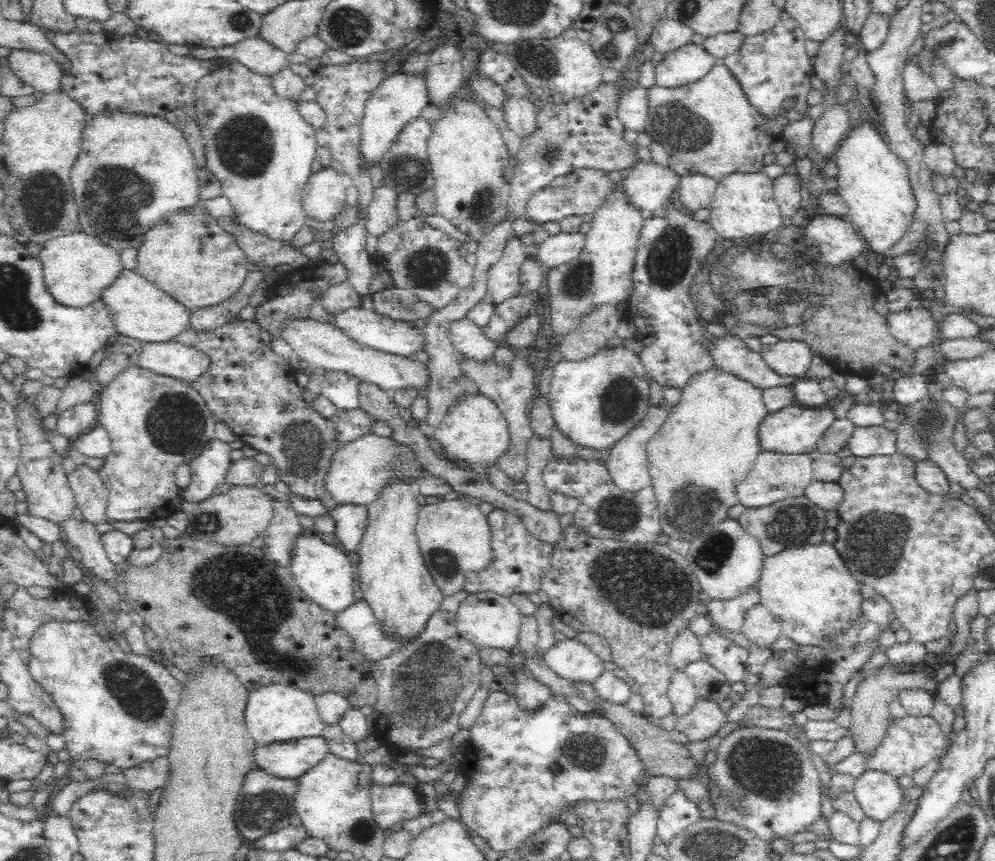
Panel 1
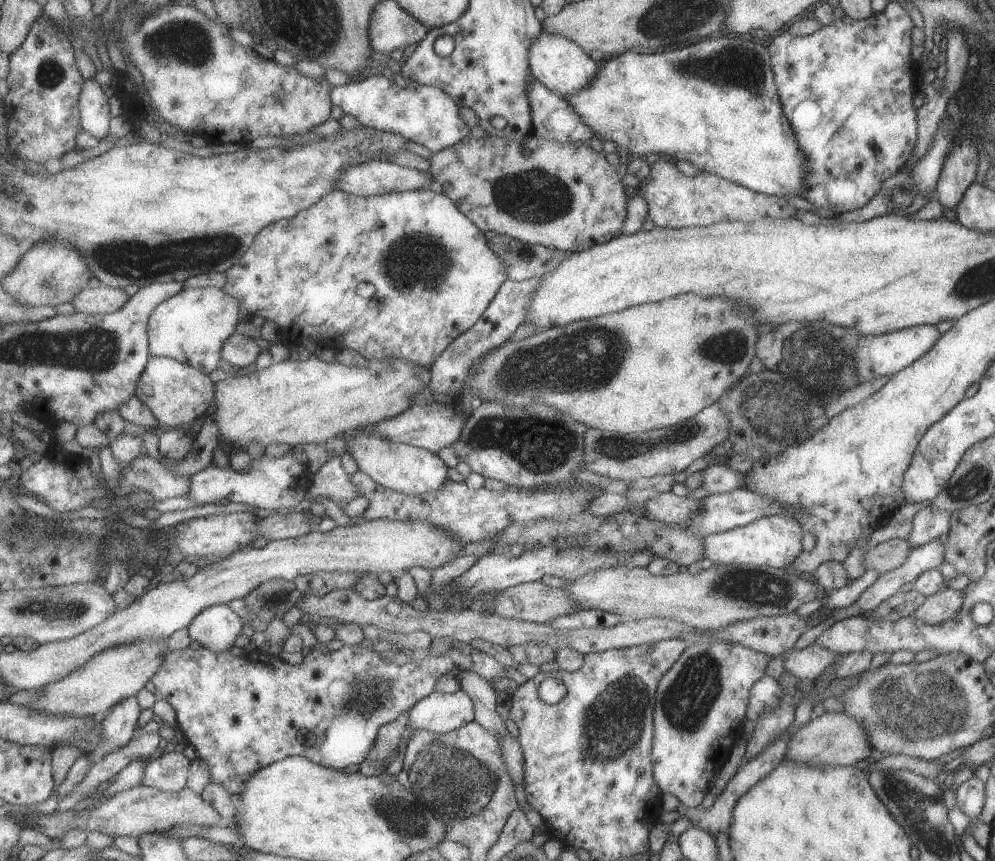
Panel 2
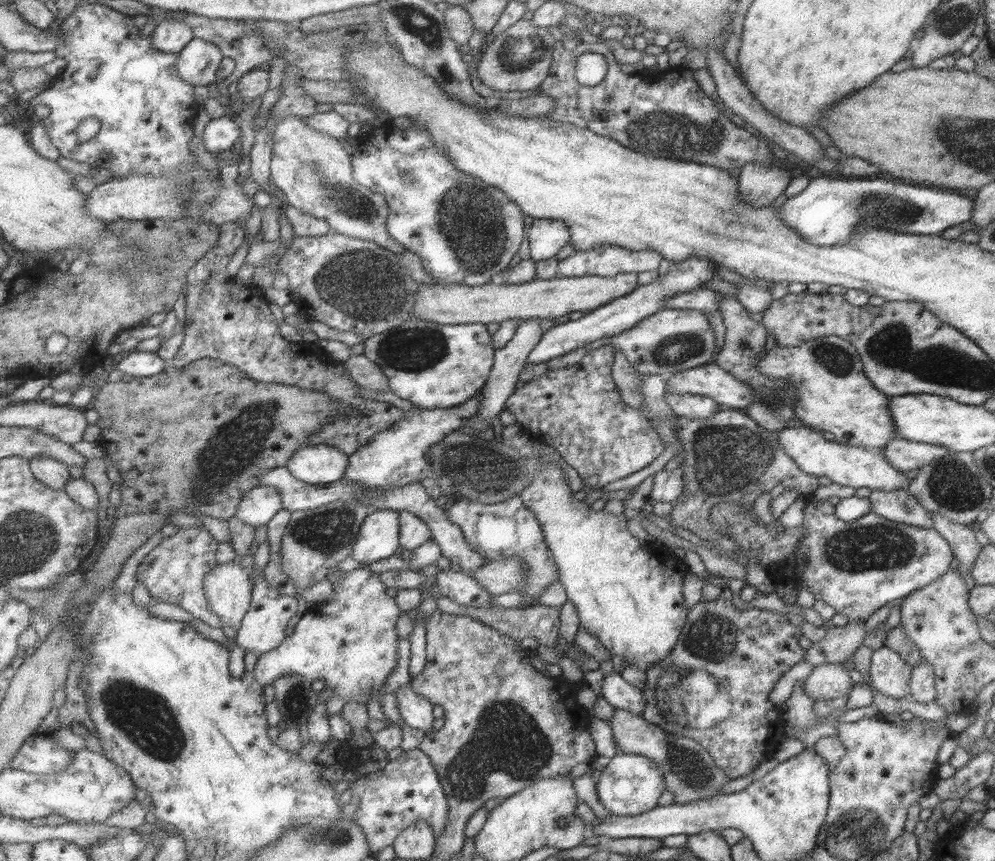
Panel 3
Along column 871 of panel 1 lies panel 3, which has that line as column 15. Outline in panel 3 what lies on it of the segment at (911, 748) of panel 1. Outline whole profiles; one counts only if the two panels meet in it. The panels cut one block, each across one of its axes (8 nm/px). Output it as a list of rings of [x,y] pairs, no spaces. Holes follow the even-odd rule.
[[[30,736],[13,760],[12,768],[38,775],[64,772],[72,764],[76,752],[61,747],[51,736]]]

